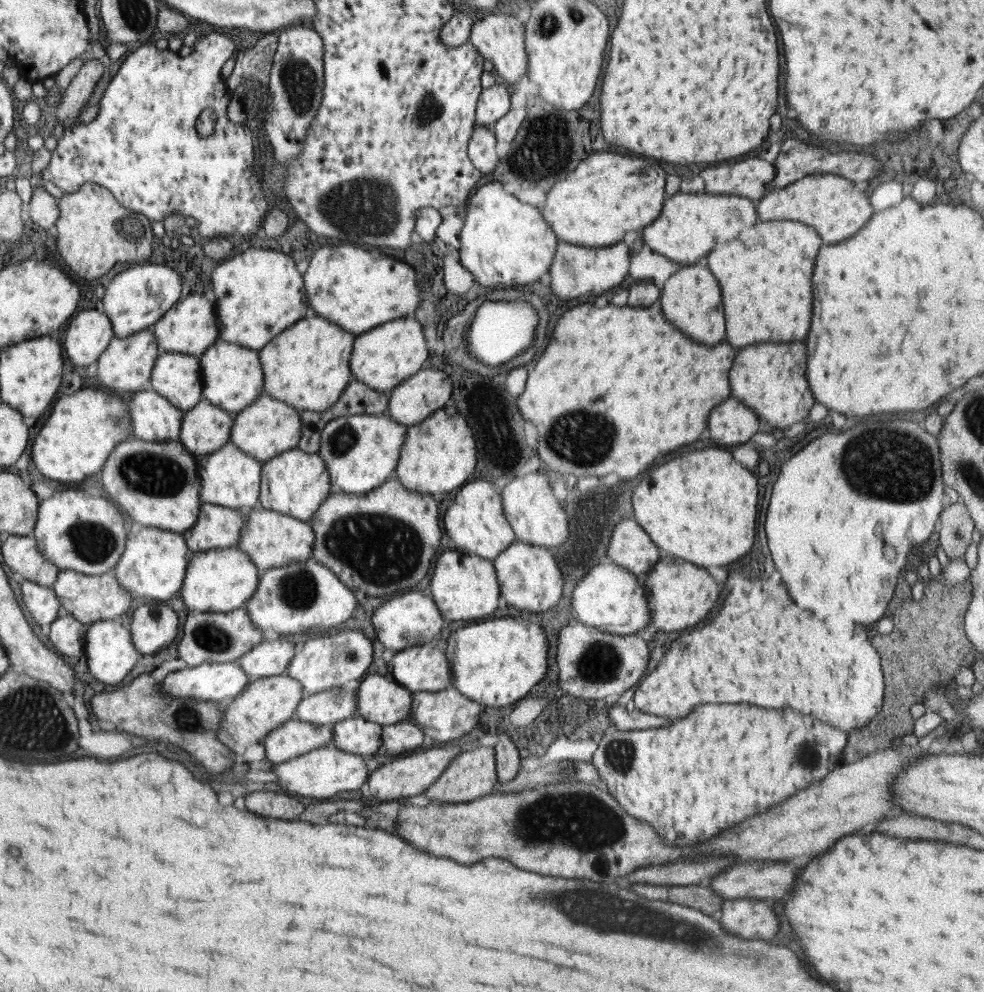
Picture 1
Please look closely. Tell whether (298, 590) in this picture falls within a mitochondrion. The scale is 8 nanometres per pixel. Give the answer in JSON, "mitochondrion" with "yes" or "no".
{"mitochondrion":"yes"}

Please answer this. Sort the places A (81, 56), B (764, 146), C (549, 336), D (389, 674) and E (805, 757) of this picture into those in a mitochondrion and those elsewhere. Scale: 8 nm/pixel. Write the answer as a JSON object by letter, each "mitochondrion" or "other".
{"A":"other","B":"other","C":"other","D":"other","E":"mitochondrion"}

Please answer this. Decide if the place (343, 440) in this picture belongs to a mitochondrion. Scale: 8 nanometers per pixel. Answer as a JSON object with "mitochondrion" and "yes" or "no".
{"mitochondrion":"yes"}

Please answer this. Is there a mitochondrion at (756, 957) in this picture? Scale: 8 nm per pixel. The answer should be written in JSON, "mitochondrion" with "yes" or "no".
{"mitochondrion":"yes"}

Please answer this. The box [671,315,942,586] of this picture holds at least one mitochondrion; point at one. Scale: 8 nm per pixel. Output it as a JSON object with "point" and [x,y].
{"point":[896,467]}

